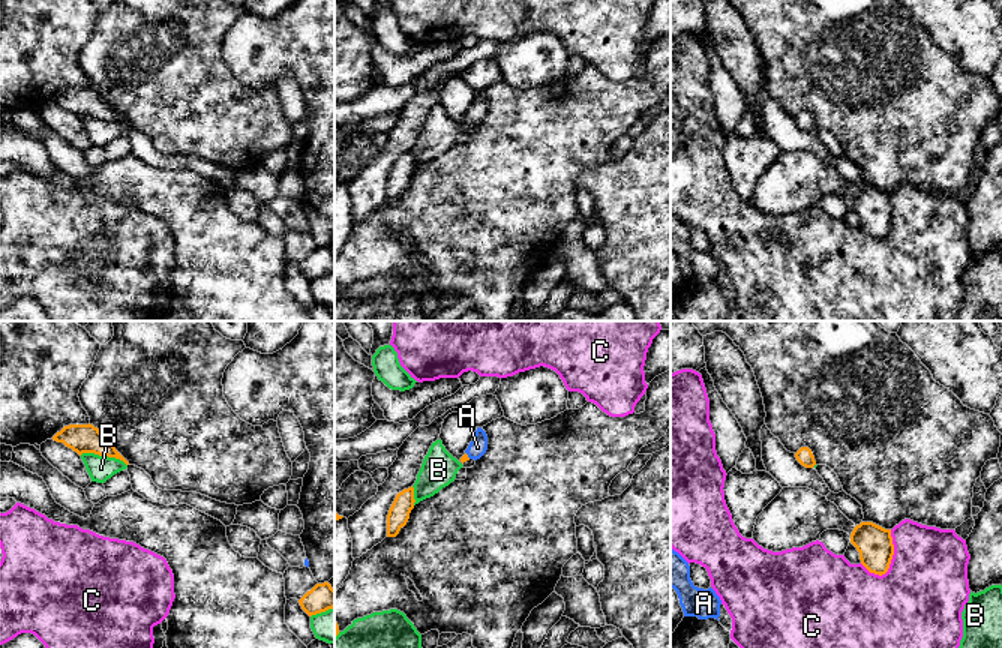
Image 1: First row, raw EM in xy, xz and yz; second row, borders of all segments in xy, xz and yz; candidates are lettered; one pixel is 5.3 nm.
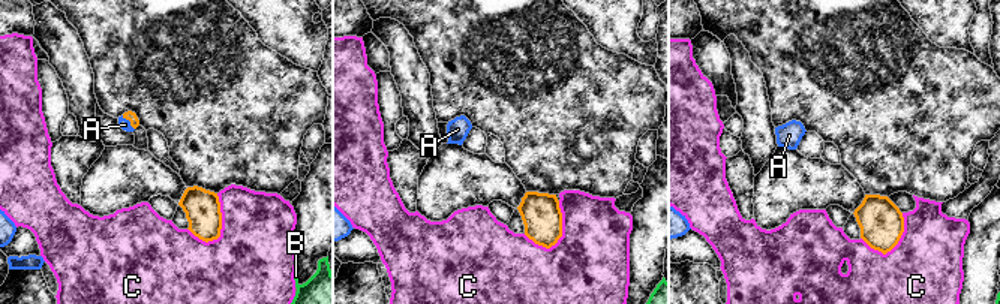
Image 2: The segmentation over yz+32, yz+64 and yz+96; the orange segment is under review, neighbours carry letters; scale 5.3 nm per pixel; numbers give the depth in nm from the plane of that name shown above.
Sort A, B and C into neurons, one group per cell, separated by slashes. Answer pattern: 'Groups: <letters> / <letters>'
Groups: A / B / C

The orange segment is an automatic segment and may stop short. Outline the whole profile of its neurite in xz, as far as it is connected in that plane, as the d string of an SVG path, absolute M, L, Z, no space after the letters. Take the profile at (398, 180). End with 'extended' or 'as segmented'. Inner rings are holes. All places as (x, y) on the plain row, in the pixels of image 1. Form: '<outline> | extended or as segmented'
M414 152L399 156L387 178L387 201L396 201L402 190L406 189L410 177L414 172Z | as segmented

